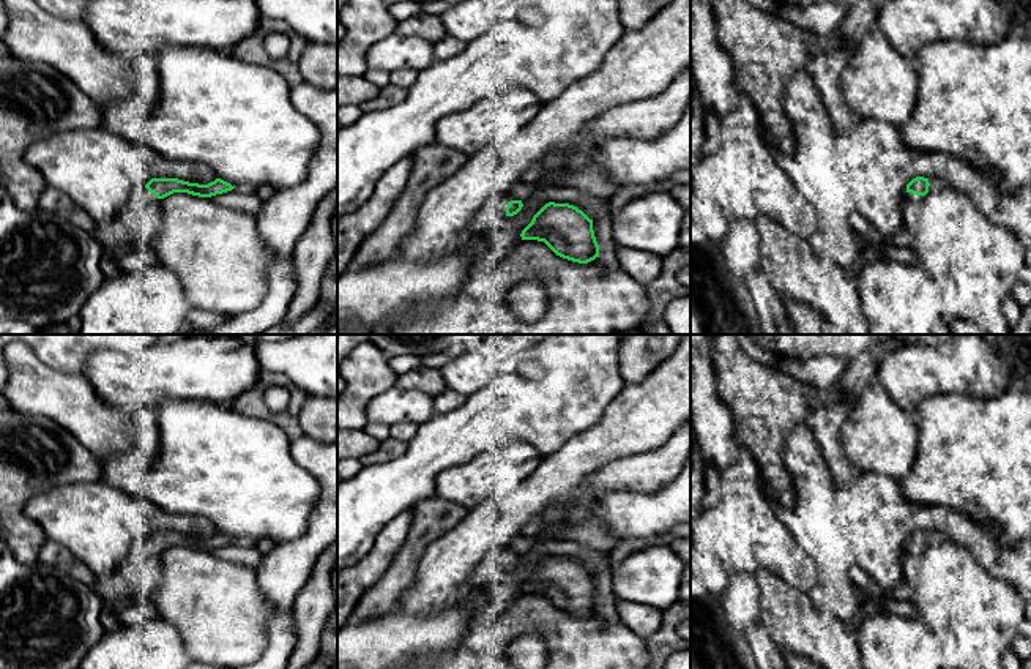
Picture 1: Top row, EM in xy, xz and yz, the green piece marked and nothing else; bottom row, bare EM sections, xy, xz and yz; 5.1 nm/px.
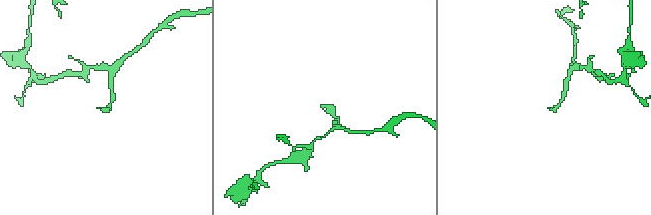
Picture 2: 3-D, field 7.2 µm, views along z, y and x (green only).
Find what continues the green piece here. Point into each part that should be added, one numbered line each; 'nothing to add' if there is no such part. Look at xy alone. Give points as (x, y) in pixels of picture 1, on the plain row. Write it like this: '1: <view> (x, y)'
1: xy (139, 573)

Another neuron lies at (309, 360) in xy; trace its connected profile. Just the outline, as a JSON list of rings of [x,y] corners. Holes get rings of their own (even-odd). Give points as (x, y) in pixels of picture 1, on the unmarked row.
[[[337,334],[259,341],[255,355],[262,374],[281,372],[306,394],[337,398]]]

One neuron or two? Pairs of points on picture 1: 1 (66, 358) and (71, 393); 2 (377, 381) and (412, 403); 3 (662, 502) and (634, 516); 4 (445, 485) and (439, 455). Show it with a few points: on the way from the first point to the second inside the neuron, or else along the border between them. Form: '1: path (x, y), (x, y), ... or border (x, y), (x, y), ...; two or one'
1: border (35, 354), (59, 370), (82, 374); two
2: border (393, 385), (377, 393), (366, 404), (366, 415); two
3: path (656, 508), (650, 515), (640, 516); one
4: border (476, 456), (446, 467), (435, 480), (434, 494); two

